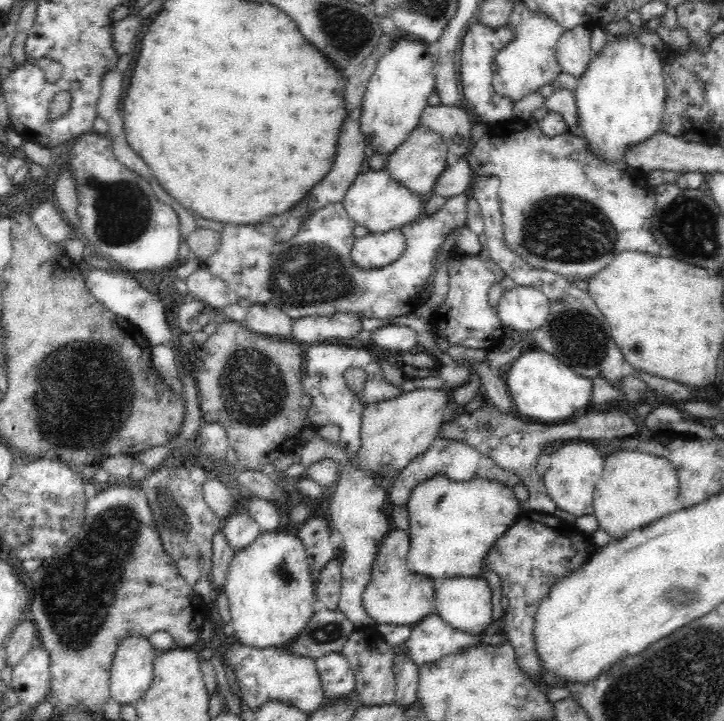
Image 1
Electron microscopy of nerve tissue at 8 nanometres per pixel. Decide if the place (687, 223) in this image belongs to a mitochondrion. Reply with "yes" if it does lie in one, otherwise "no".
yes

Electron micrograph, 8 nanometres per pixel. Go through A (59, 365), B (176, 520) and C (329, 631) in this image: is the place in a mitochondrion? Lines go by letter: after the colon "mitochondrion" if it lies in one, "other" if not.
A: mitochondrion
B: mitochondrion
C: mitochondrion

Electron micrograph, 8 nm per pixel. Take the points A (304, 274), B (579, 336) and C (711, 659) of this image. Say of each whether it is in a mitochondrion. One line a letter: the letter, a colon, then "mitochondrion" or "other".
A: mitochondrion
B: mitochondrion
C: mitochondrion

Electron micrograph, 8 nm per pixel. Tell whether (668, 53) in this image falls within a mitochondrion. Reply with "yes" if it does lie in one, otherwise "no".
no

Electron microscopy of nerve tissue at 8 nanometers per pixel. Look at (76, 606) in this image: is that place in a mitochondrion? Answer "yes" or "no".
yes

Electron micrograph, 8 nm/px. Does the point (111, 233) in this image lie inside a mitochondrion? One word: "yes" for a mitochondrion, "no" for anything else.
yes

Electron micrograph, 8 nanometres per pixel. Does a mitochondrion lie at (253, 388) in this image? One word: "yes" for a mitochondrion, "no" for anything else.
yes

